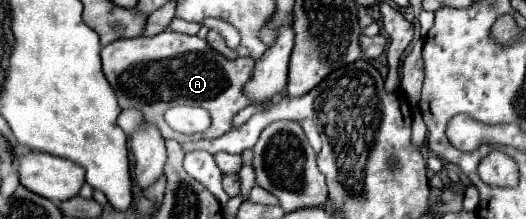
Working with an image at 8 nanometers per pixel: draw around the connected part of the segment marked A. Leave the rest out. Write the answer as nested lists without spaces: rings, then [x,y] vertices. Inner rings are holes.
[[[162,32],[152,38],[122,38],[102,48],[102,66],[106,80],[118,96],[120,108],[136,108],[148,122],[158,126],[164,138],[174,138],[180,144],[200,138],[218,138],[232,130],[232,116],[246,108],[250,100],[242,94],[242,86],[248,82],[254,70],[252,58],[228,60],[220,52],[212,50],[206,40],[198,36]],[[176,104],[200,106],[210,112],[212,124],[206,134],[180,134],[164,122],[164,112]]]

